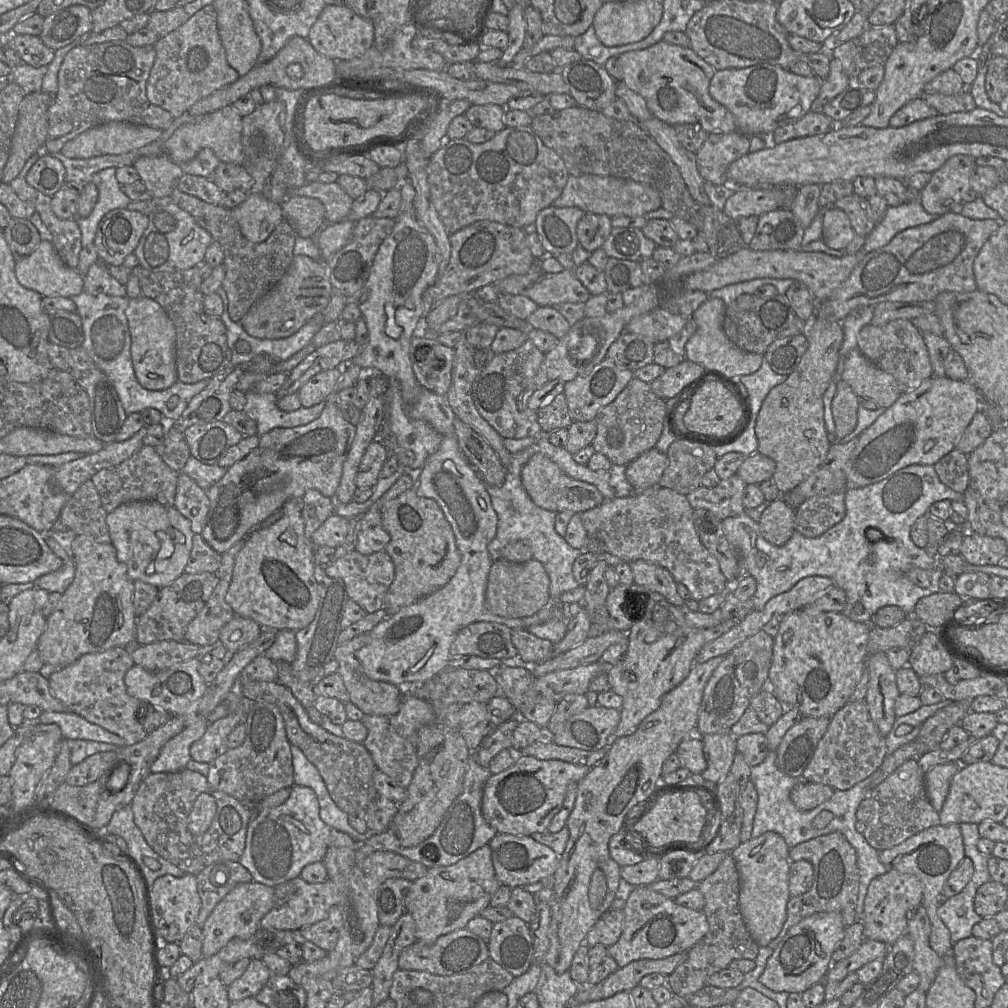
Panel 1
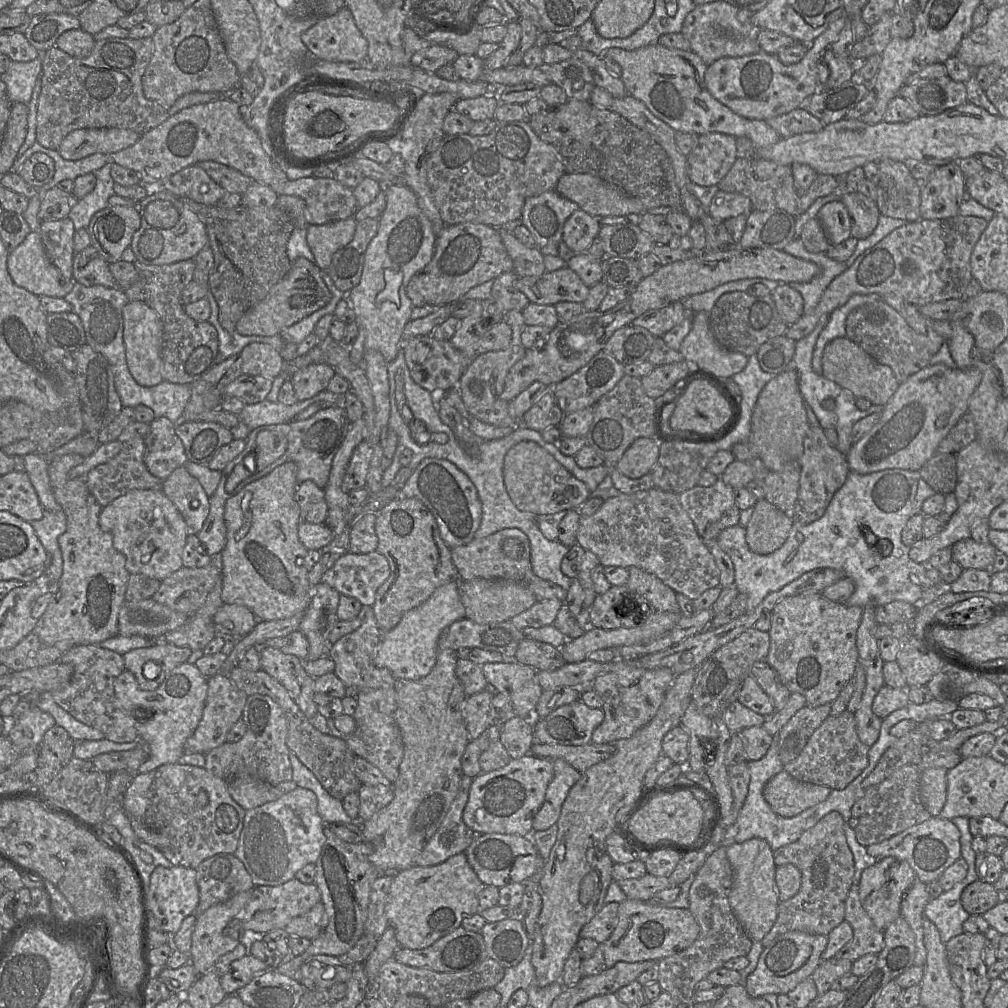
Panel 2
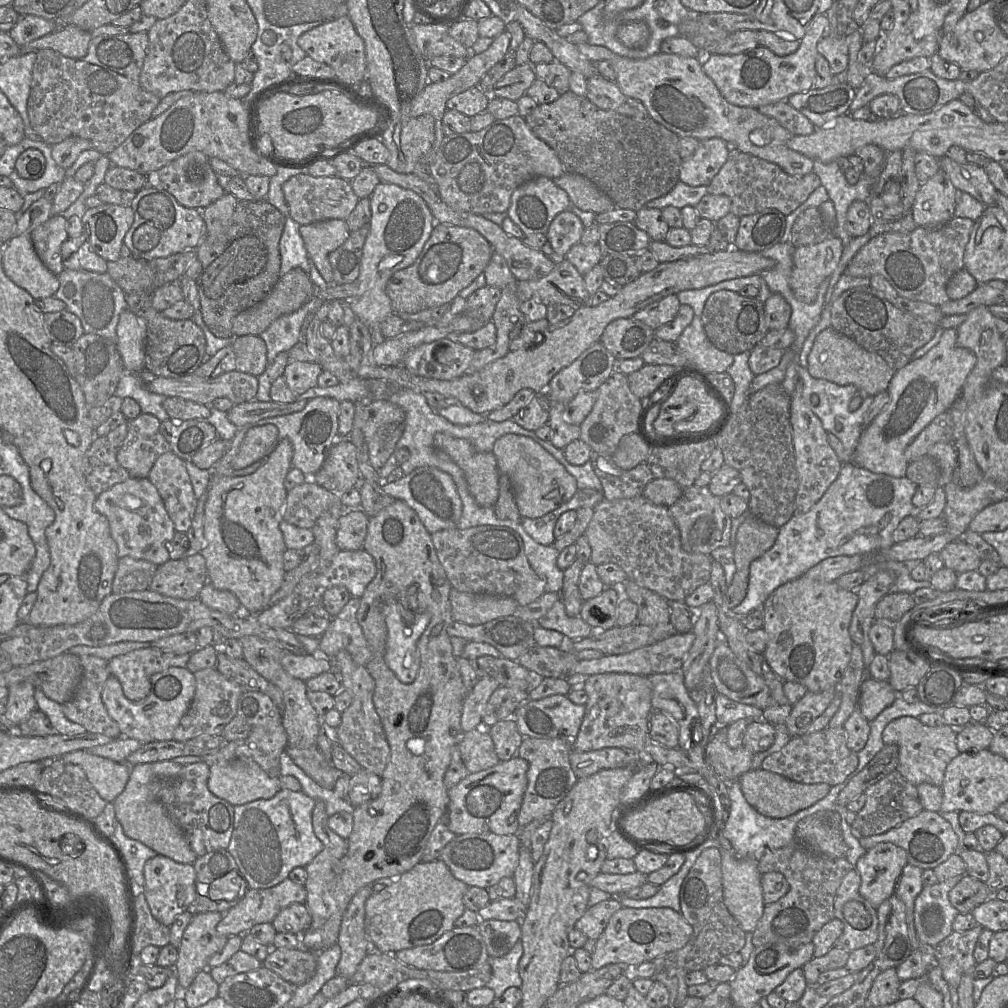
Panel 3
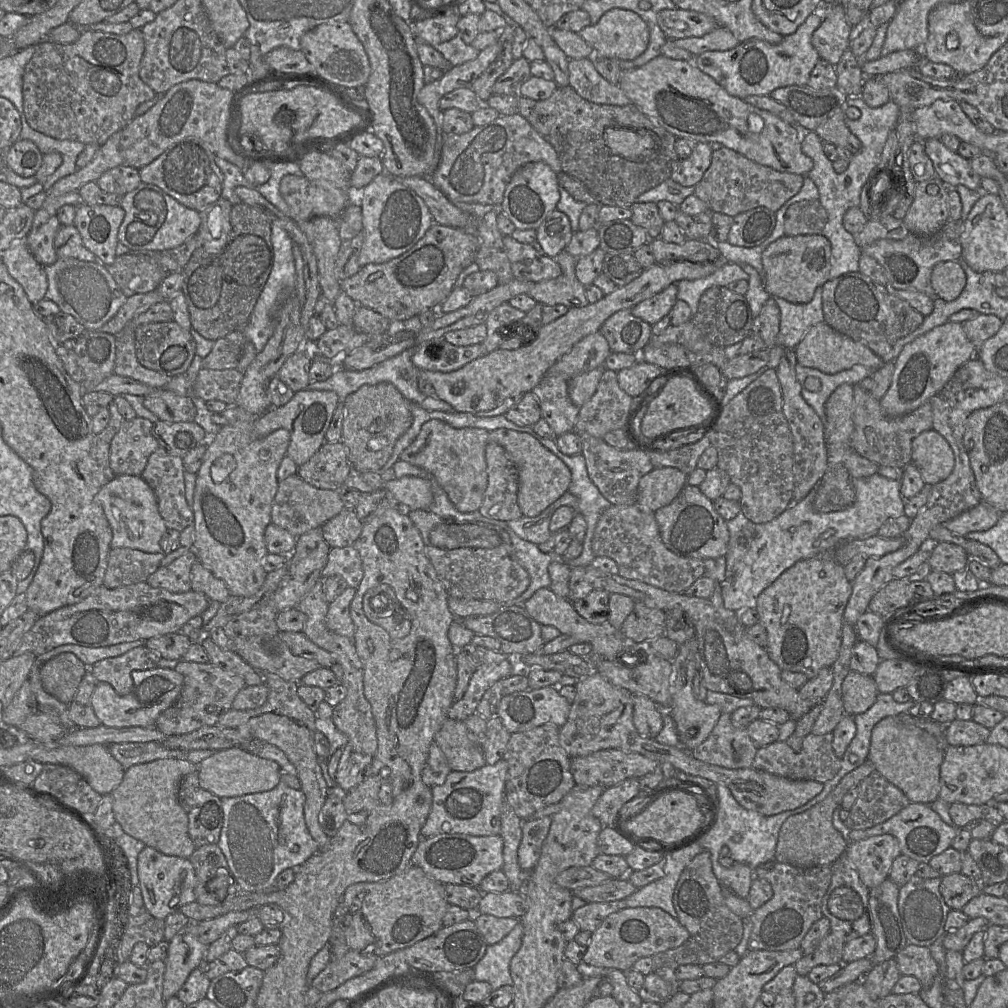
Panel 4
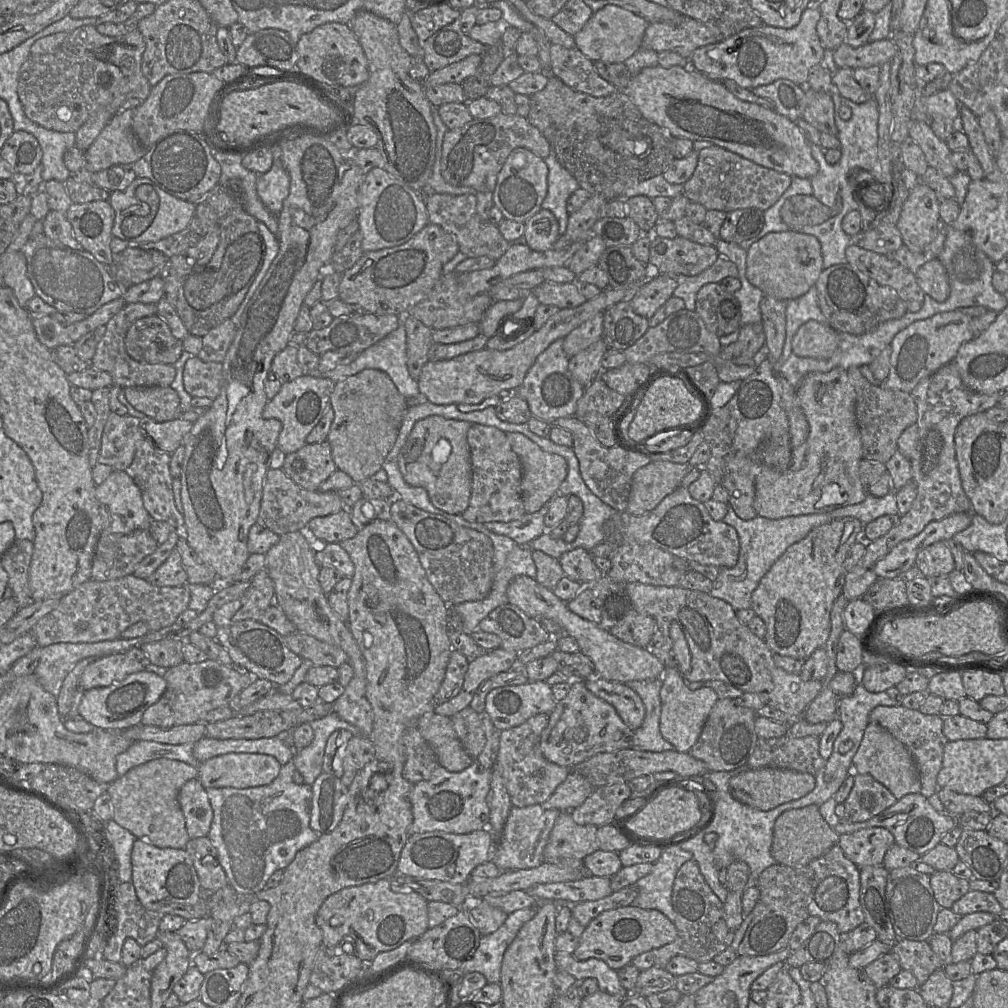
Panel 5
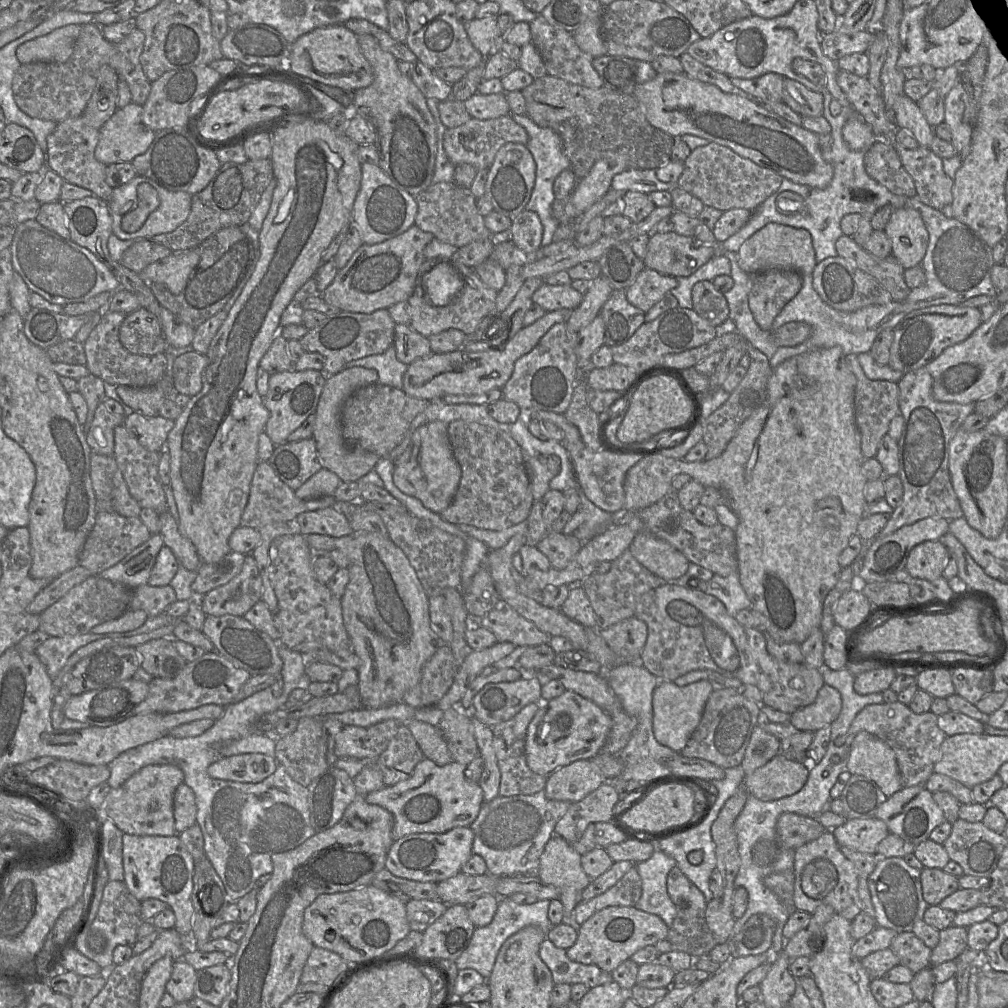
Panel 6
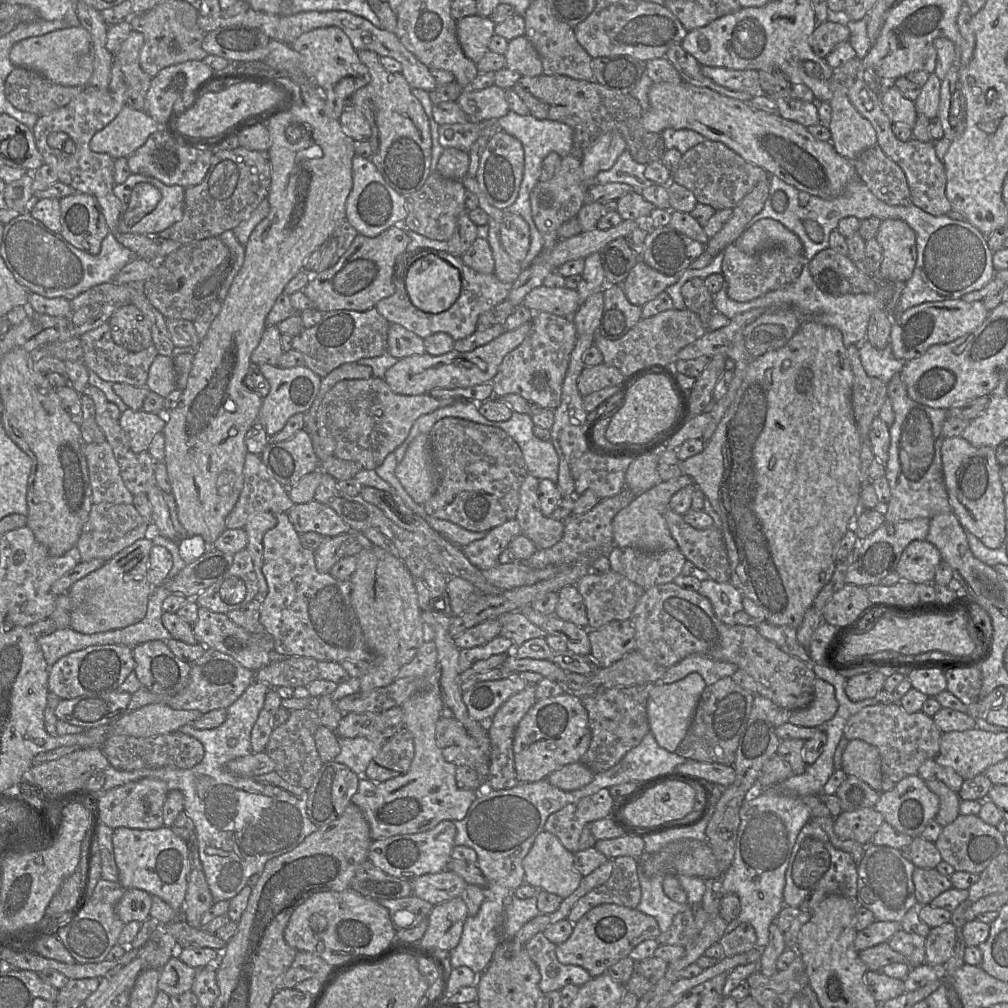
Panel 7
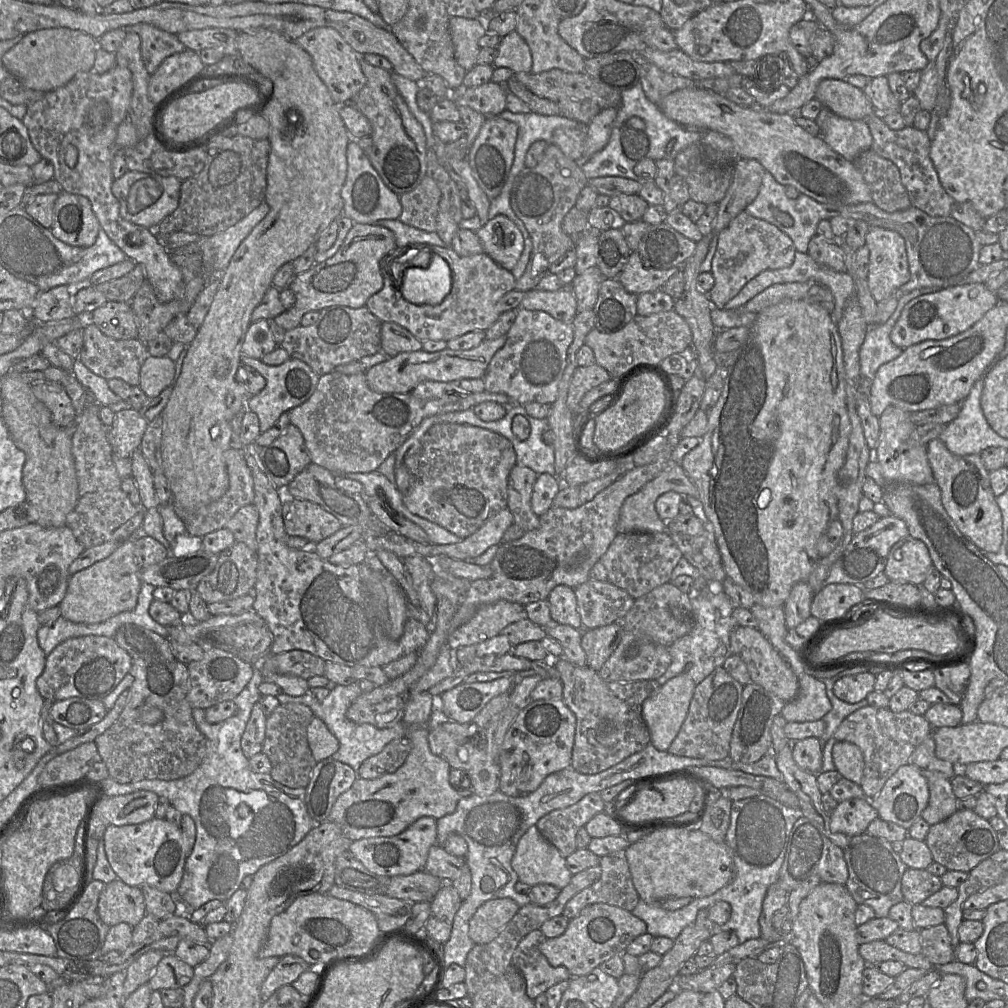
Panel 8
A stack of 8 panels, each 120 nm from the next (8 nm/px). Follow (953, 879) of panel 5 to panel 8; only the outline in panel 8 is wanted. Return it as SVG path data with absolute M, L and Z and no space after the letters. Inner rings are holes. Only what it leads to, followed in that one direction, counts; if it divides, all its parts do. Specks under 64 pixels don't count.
M907 868L901 879L903 899L908 903L921 904L943 886L941 878L927 869Z

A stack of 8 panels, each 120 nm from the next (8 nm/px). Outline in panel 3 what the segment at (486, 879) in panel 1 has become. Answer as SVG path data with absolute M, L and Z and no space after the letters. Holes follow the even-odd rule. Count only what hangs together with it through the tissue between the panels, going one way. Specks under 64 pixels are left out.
M442 860L420 861L409 871L397 877L381 878L371 883L372 893L365 903L365 930L373 951L396 953L403 949L433 943L445 932L455 927L455 921L466 907L463 897L468 885L458 880Z

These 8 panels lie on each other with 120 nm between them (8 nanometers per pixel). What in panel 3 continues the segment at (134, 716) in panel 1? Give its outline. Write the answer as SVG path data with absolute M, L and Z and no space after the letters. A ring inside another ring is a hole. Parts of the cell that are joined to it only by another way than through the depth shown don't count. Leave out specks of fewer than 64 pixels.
M91 655L80 656L80 660L83 676L73 698L62 705L65 717L82 725L87 732L120 738L120 728L109 716L101 699L105 681L111 676L108 661Z

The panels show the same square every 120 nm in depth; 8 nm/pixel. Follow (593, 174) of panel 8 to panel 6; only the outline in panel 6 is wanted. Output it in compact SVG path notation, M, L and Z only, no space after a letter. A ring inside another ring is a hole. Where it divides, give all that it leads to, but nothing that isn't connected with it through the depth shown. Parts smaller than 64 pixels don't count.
M625 170L612 179L612 189L625 193L637 191L649 194L653 191L670 191L677 183L665 183L657 178L656 170Z

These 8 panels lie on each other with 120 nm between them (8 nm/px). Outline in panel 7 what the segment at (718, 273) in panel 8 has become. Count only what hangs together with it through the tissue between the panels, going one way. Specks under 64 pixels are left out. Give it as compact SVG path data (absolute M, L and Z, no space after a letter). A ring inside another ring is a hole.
M736 243L725 247L723 252L721 274L727 286L727 295L737 302L748 302L769 291L781 289L800 276L807 263L802 255L792 255L780 247L770 247L755 254L744 253Z

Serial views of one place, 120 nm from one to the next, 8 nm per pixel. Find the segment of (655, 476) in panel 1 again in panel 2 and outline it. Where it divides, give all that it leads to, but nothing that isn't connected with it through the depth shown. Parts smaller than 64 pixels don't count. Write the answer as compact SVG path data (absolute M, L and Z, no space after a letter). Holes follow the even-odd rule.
M653 437L636 439L615 464L616 469L631 479L650 473L658 460L661 442Z

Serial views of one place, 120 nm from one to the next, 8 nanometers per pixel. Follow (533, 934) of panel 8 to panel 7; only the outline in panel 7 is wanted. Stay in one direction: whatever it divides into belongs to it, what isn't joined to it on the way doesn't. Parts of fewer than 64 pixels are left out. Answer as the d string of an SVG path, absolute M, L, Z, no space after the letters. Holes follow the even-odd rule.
M543 932L535 934L524 947L539 969L539 988L544 994L560 991L568 984L580 987L592 978L589 972L580 966L560 963L555 954L556 944L549 941Z

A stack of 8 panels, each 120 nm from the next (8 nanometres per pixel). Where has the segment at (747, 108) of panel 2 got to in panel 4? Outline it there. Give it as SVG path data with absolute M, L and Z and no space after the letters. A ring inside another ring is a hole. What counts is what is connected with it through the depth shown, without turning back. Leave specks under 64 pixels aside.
M820 5L793 34L783 36L778 44L750 38L727 51L707 51L694 56L693 62L730 95L740 99L753 95L769 96L773 90L786 86L806 86L820 58L811 39L822 20L823 6Z

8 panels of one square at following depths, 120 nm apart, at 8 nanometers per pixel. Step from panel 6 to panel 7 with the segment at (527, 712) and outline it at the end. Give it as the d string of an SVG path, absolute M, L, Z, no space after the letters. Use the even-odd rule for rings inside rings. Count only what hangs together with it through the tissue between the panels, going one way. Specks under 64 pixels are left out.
M528 684L522 691L511 696L486 723L490 737L490 771L487 781L484 782L487 788L509 789L520 783L514 765L513 739L519 722L537 701L535 688L536 685Z

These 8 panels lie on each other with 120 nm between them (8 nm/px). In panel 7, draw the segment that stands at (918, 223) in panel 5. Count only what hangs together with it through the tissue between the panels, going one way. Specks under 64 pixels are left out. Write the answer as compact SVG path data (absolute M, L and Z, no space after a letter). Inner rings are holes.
M885 219L875 236L882 248L880 278L874 295L887 302L894 293L894 283L906 282L912 276L917 260L916 234L903 220Z

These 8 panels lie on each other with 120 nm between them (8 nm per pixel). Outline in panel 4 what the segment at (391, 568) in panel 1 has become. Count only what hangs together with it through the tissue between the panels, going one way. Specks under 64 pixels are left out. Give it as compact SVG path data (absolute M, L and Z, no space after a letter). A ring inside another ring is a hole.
M352 546L330 548L321 578L340 576L346 581L348 587L357 589L363 575L362 560L356 549Z

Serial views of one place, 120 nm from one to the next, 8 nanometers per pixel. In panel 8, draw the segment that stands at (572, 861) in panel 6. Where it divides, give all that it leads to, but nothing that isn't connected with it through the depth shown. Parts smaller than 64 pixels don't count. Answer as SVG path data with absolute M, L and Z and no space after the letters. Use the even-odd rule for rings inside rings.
M536 825L520 838L511 866L519 881L531 887L550 884L561 890L573 875L566 866L566 858L541 835Z

